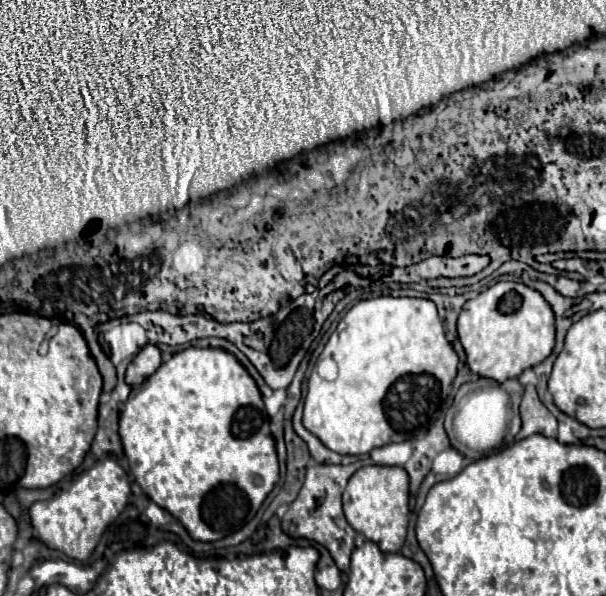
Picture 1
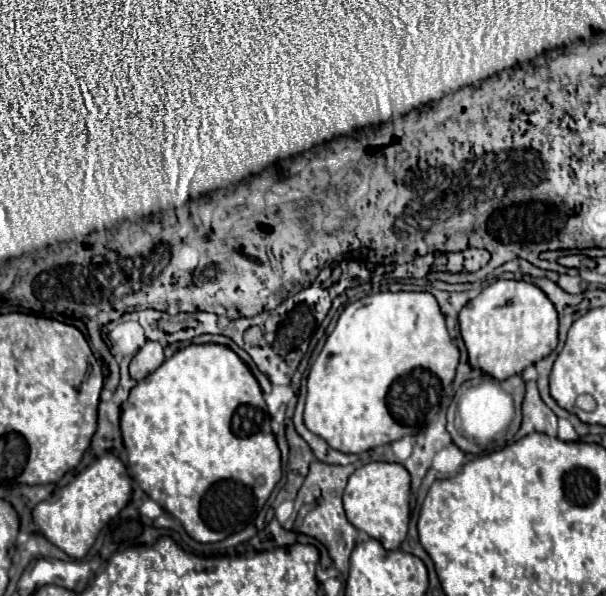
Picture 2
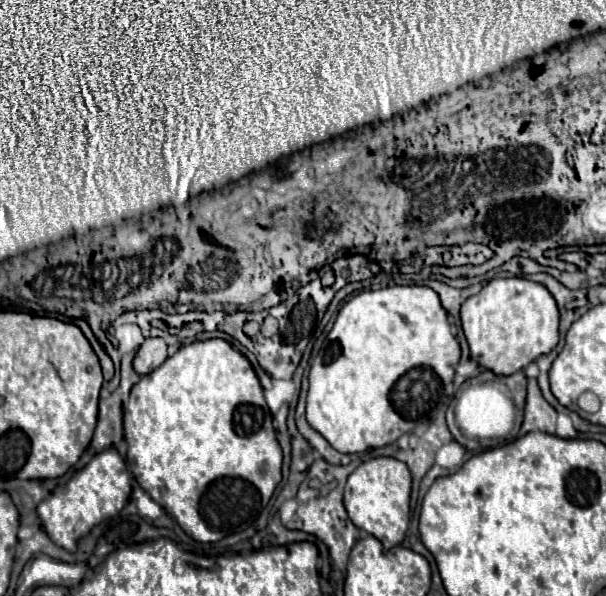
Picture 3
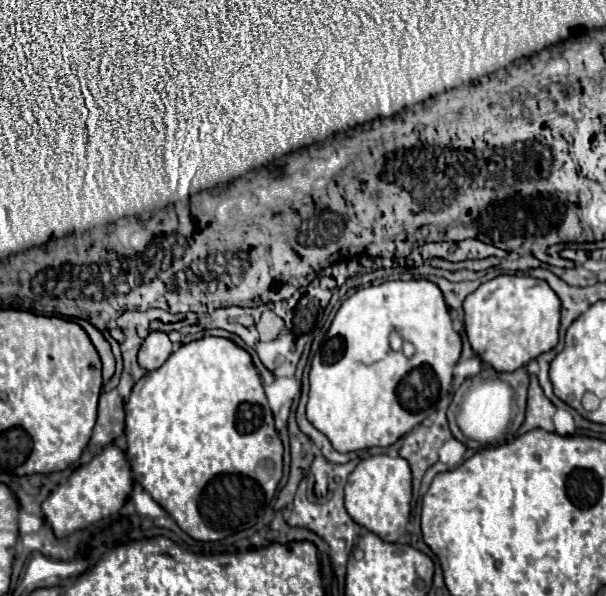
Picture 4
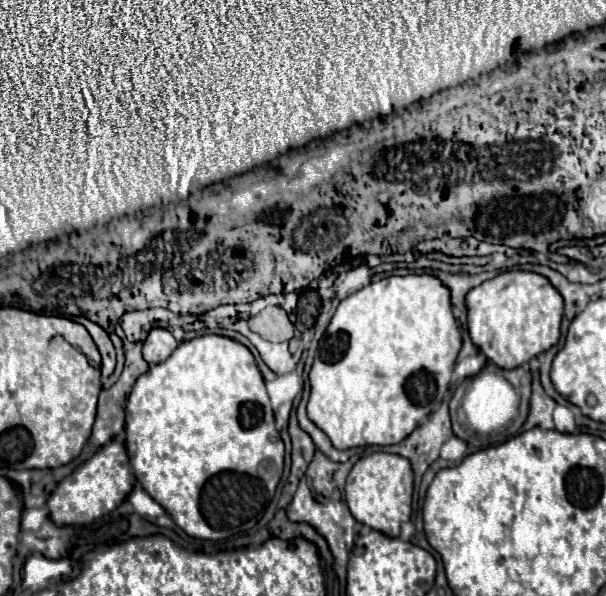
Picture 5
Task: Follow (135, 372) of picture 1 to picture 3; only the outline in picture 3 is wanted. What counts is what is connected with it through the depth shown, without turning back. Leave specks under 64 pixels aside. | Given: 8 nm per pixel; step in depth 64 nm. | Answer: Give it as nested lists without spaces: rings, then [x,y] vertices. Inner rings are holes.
[[[148,338],[140,346],[140,350],[136,352],[136,358],[132,362],[134,364],[134,372],[140,374],[140,376],[146,376],[152,370],[156,370],[166,358],[168,358],[166,342],[162,338]]]

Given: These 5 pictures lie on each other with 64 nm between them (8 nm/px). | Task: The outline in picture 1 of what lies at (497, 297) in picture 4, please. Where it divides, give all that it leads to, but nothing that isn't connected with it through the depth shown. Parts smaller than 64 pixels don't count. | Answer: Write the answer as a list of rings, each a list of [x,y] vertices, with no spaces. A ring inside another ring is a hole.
[[[498,282],[462,306],[462,312],[458,316],[458,338],[464,346],[468,368],[482,378],[492,378],[502,384],[504,380],[518,378],[526,368],[540,364],[552,354],[554,312],[536,290],[524,284]],[[508,292],[522,296],[522,304],[518,310],[504,314],[500,310],[500,300]]]

